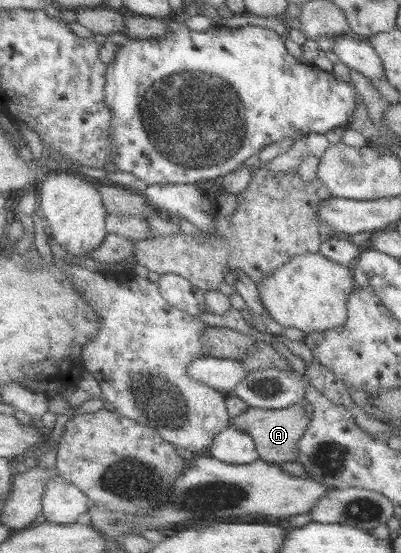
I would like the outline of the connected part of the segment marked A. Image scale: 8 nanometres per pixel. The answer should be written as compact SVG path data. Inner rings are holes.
M301 404L282 409L262 409L250 406L244 413L231 418L229 427L238 427L250 434L256 442L259 455L266 462L296 462L300 455L299 441L313 420L312 414L306 415Z

